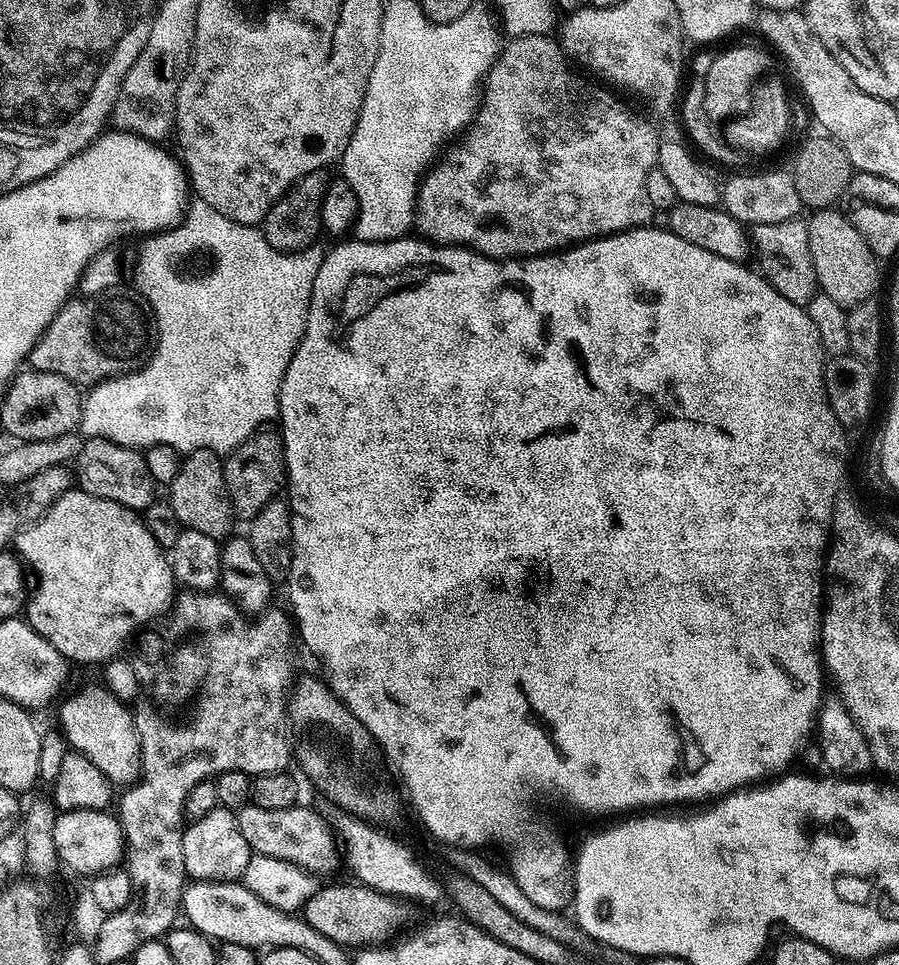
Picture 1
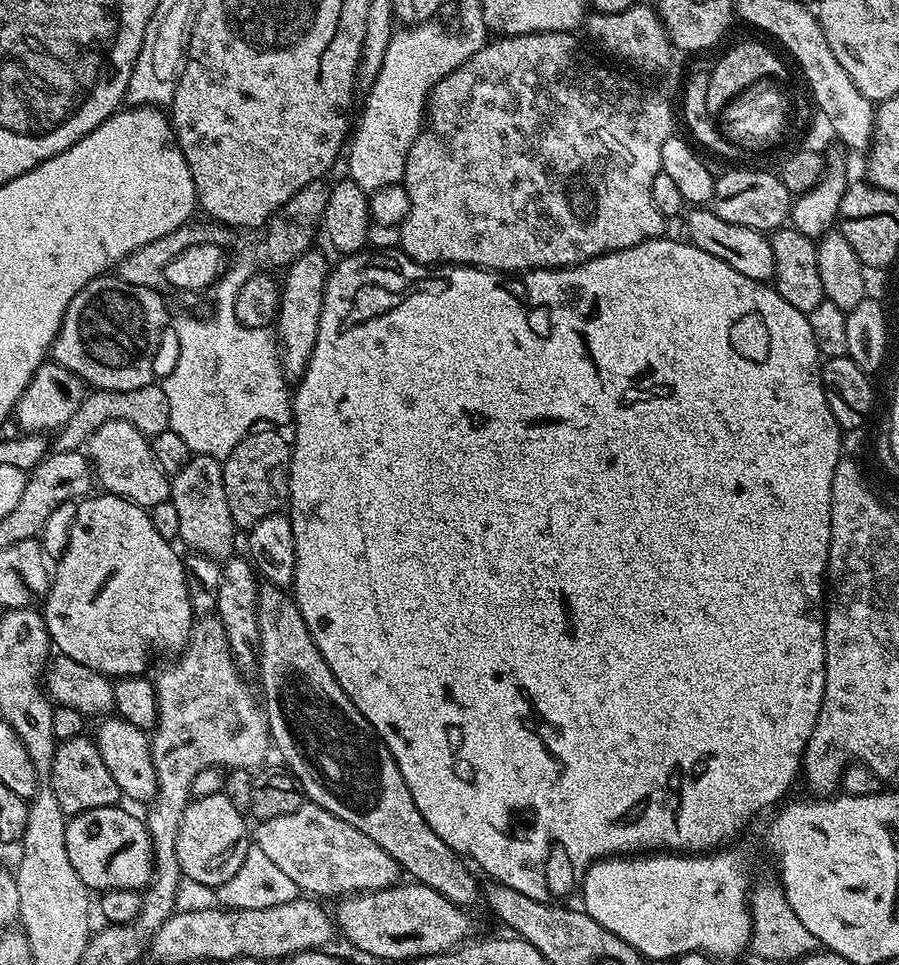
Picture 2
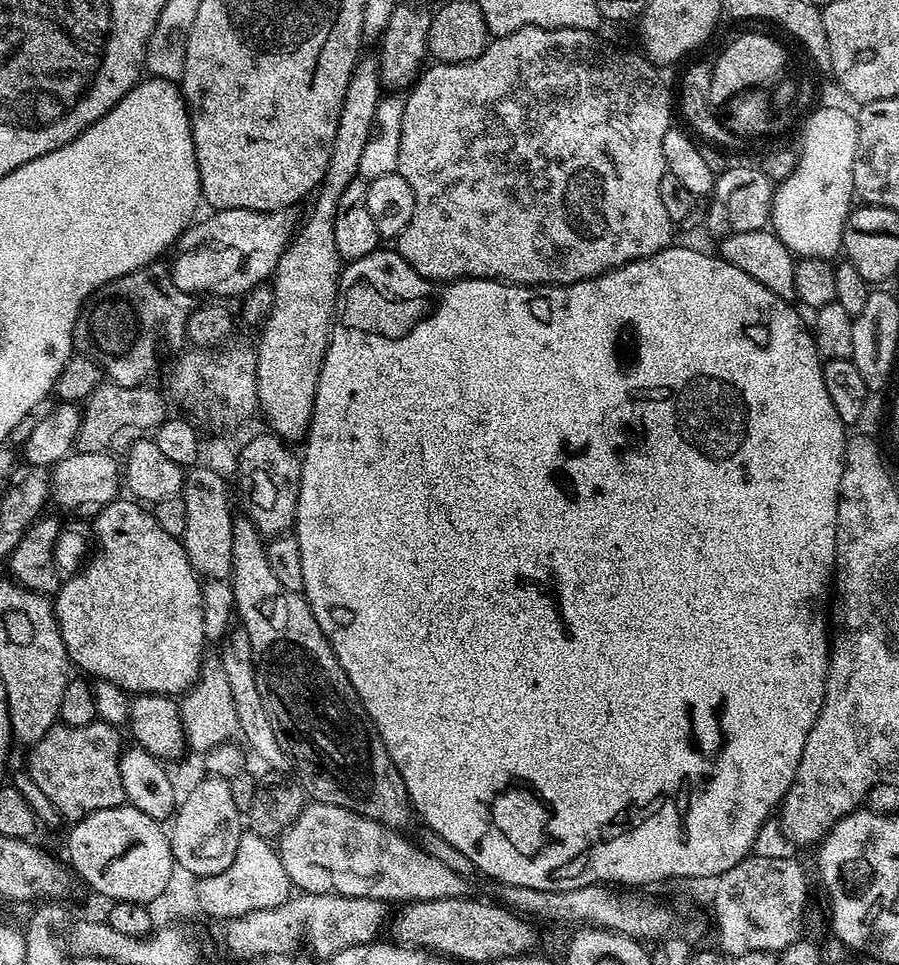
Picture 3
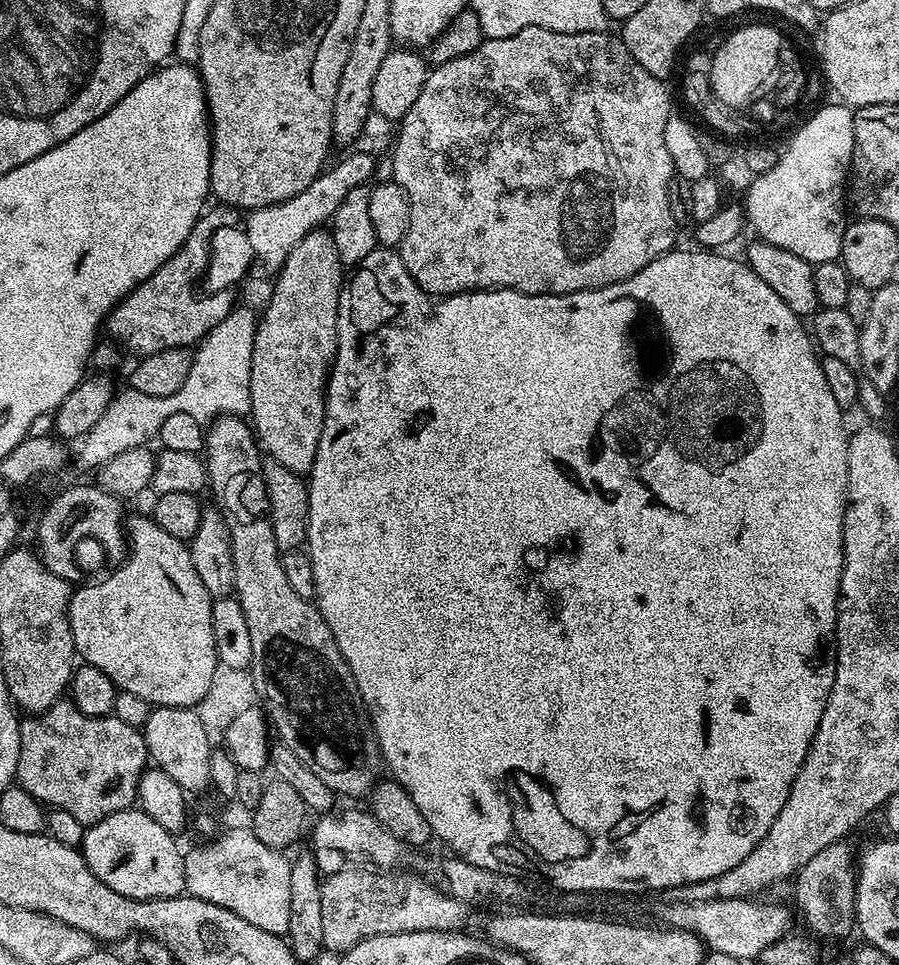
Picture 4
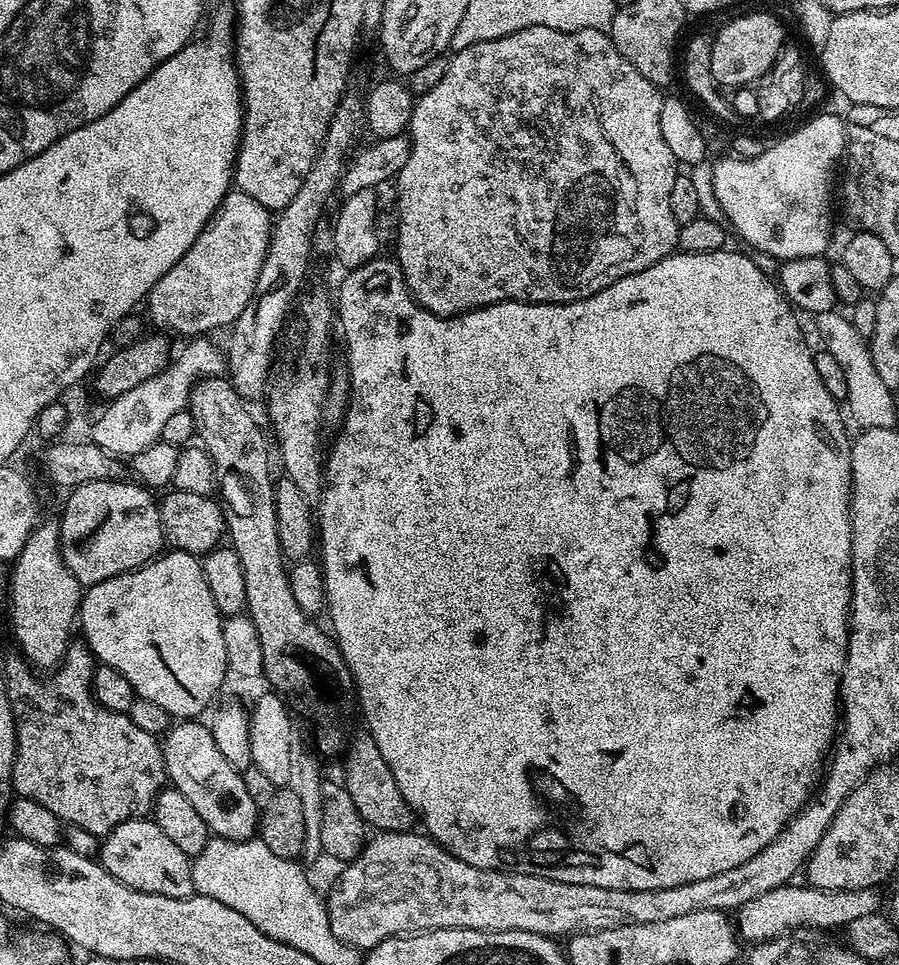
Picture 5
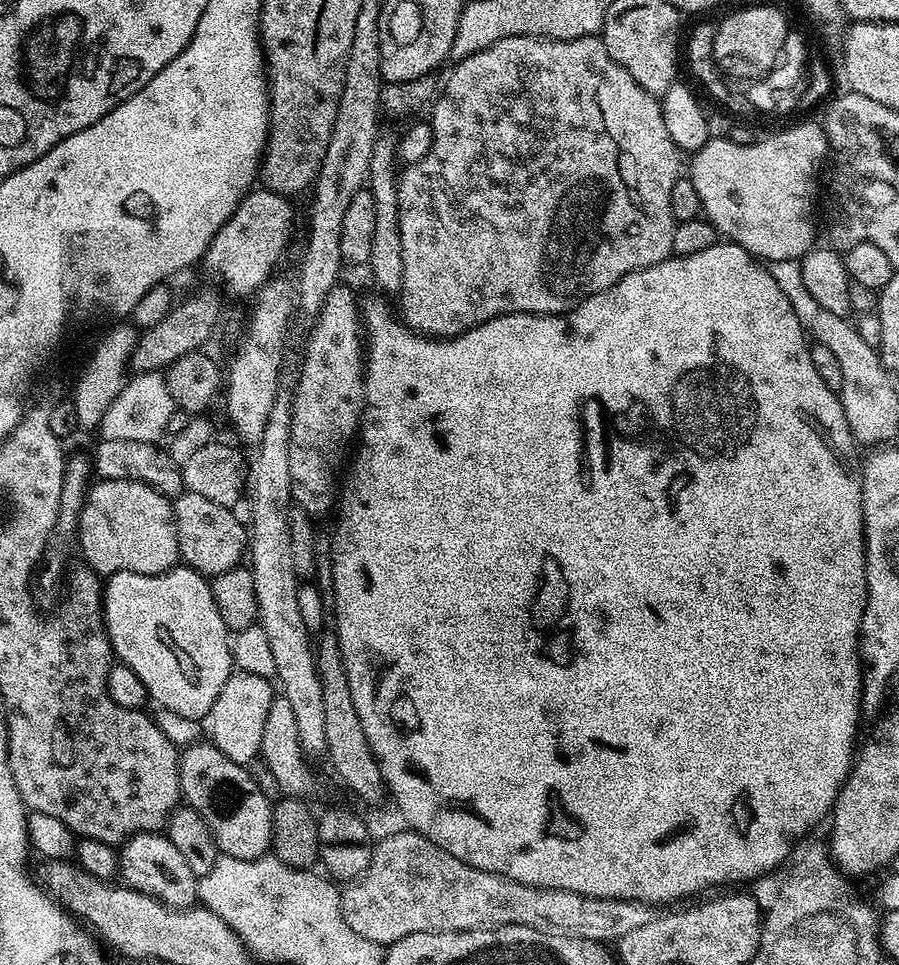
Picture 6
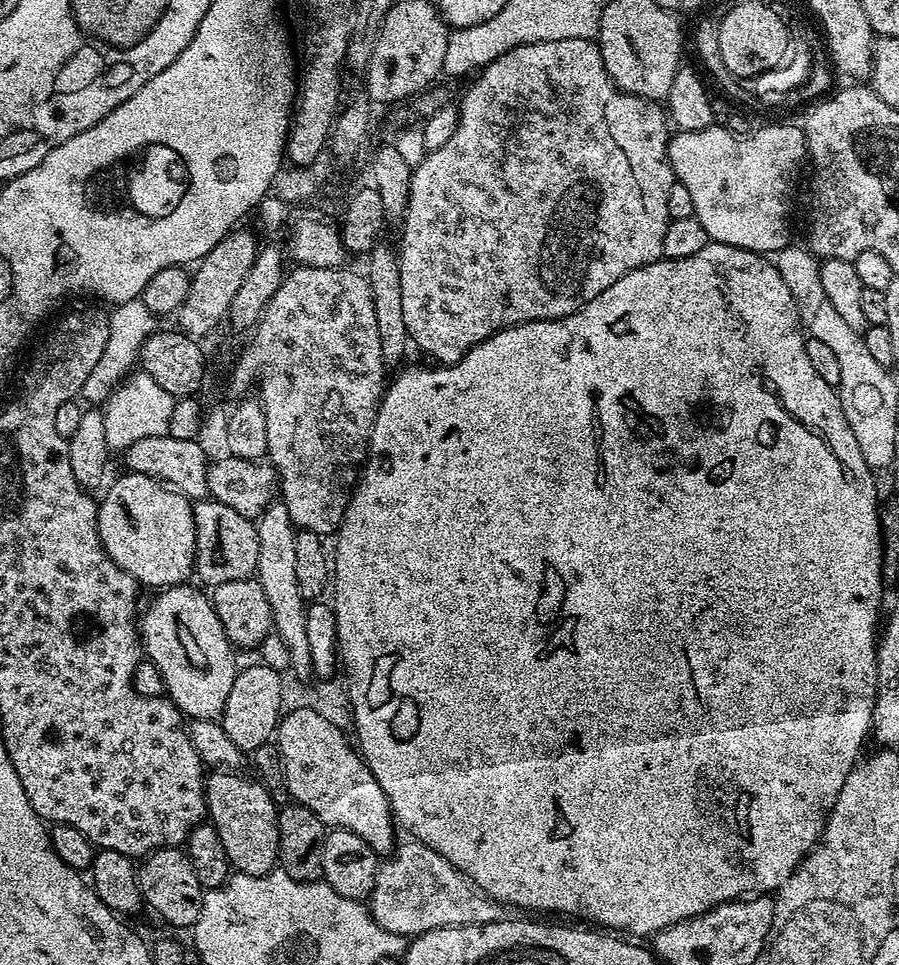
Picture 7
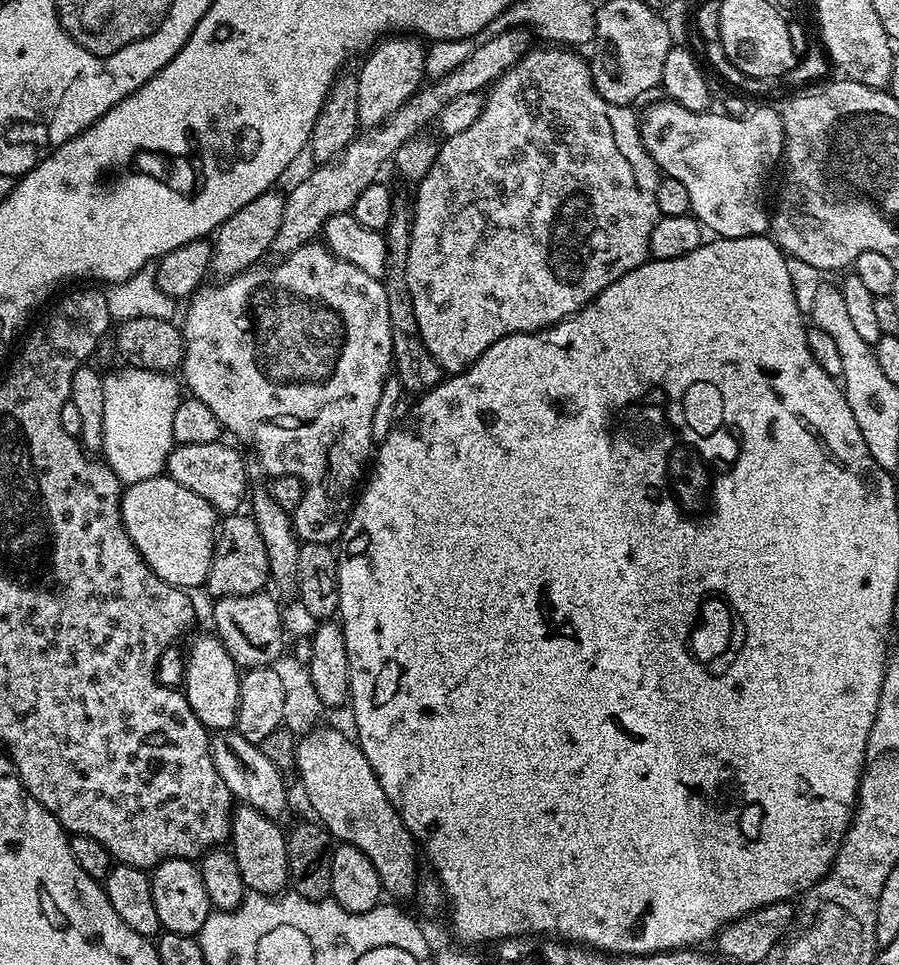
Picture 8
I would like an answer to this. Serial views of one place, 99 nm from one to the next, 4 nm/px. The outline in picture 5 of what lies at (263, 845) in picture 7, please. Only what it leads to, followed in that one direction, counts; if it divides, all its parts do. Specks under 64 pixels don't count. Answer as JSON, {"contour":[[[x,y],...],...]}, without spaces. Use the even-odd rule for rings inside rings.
{"contour":[[[184,718],[173,723],[162,737],[164,753],[164,774],[170,781],[171,787],[177,788],[198,810],[202,822],[206,822],[209,833],[221,840],[250,840],[257,835],[260,823],[260,813],[250,798],[250,790],[246,790],[243,775],[226,758],[222,758],[222,750],[218,750],[218,742],[214,742],[214,734],[207,723],[199,724],[196,718]]]}

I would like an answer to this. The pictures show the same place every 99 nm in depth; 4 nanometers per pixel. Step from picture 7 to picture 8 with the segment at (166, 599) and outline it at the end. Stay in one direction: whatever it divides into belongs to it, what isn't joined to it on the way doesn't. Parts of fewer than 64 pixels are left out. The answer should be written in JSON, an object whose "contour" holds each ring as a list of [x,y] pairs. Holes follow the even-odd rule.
{"contour":[[[215,634],[200,636],[189,646],[188,656],[186,652],[182,691],[190,702],[194,714],[198,714],[205,728],[209,730],[235,729],[241,675],[241,669],[236,667],[234,658],[230,658],[219,636]]]}

